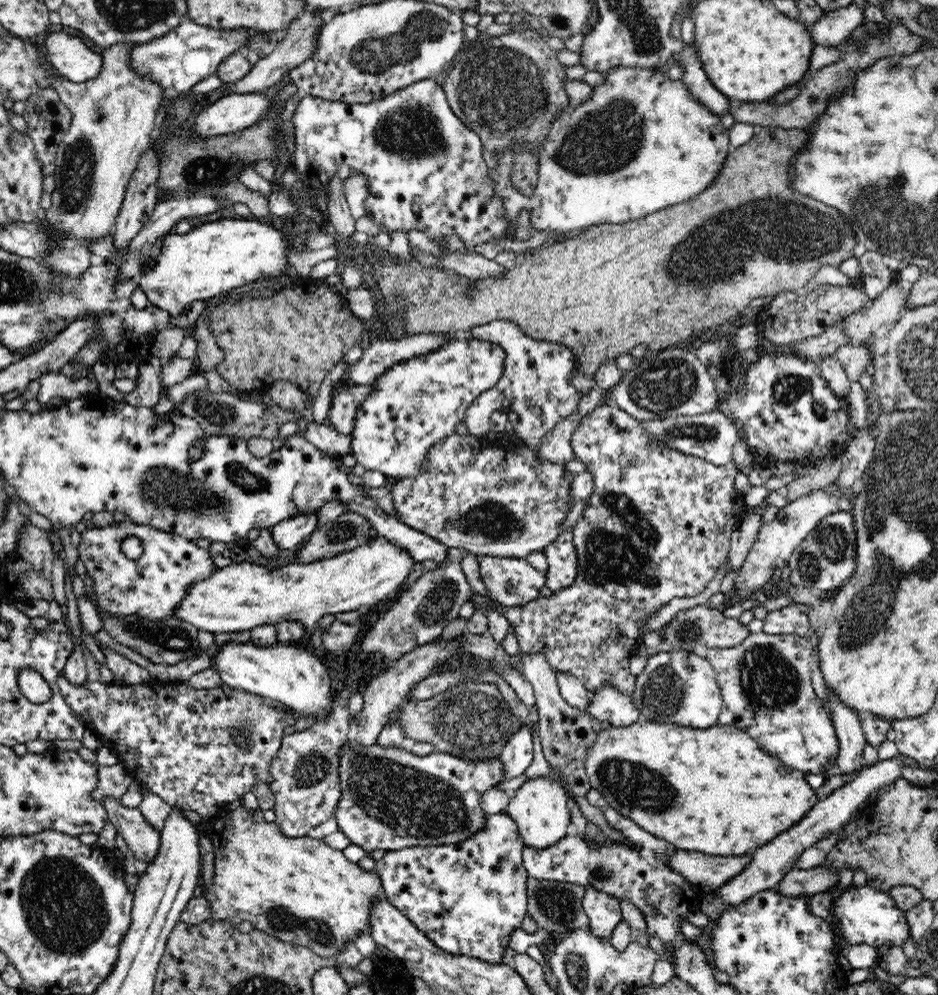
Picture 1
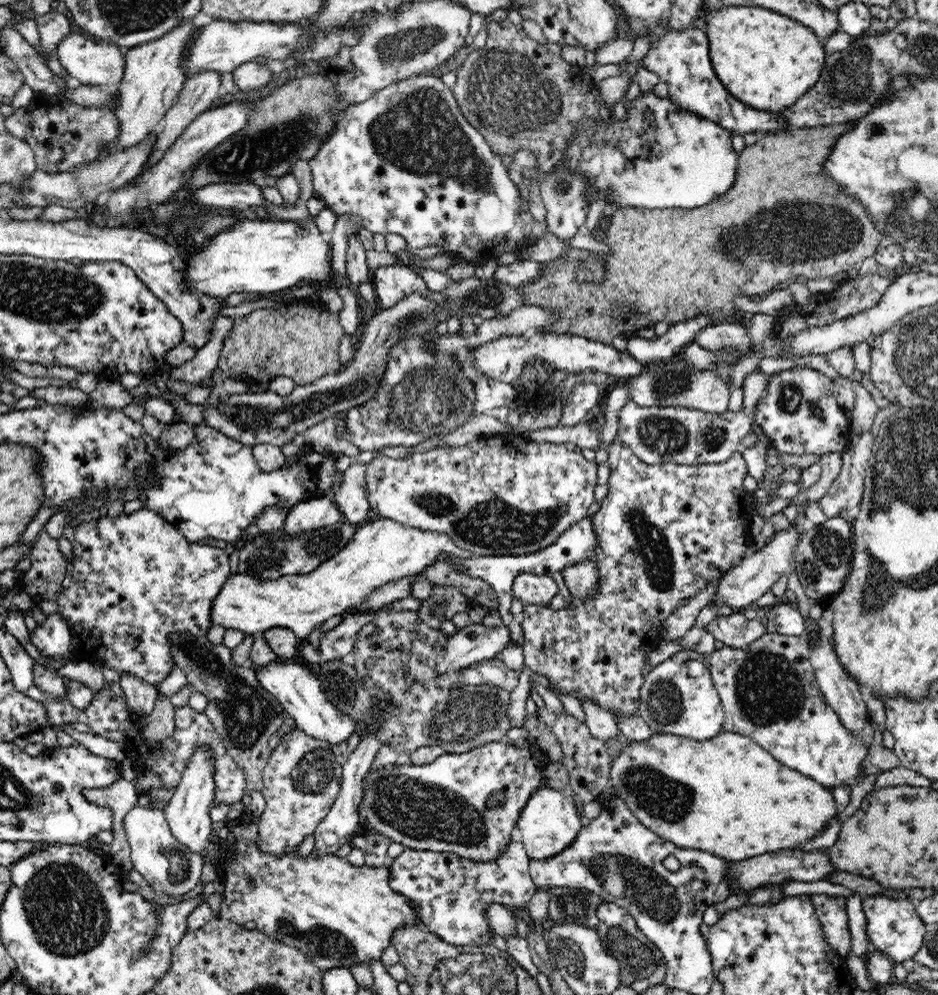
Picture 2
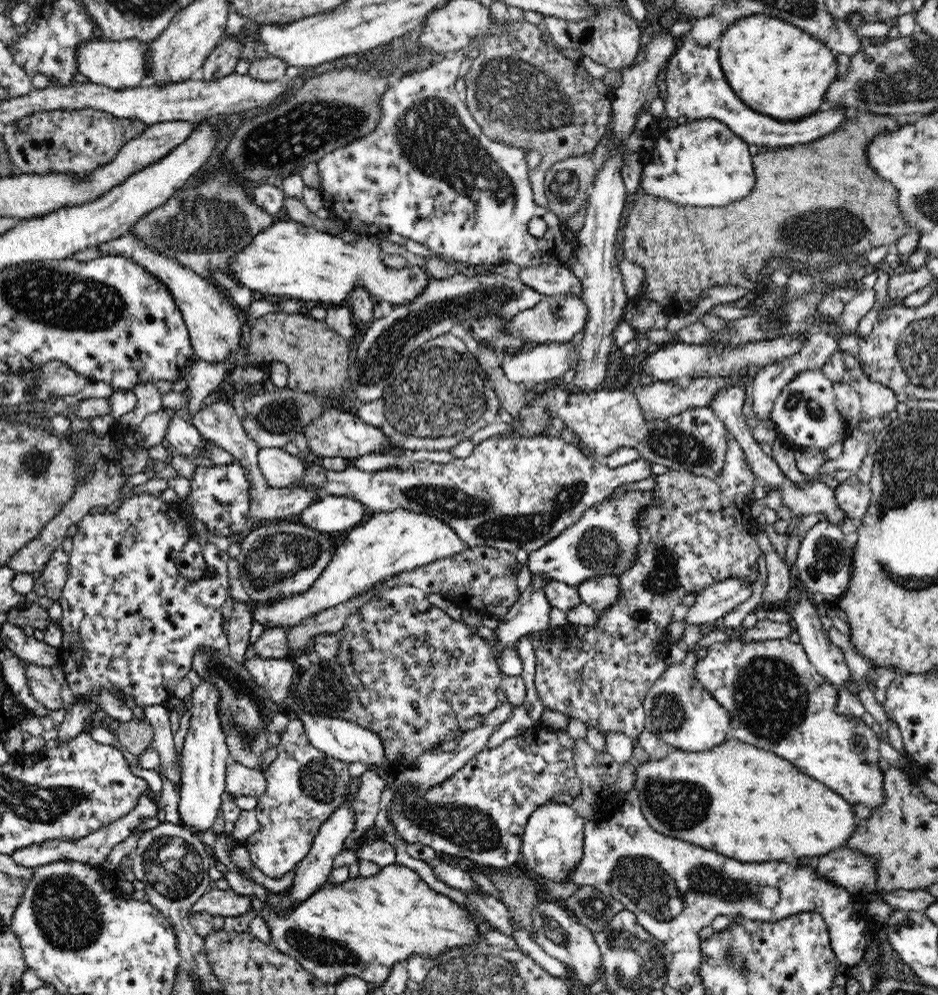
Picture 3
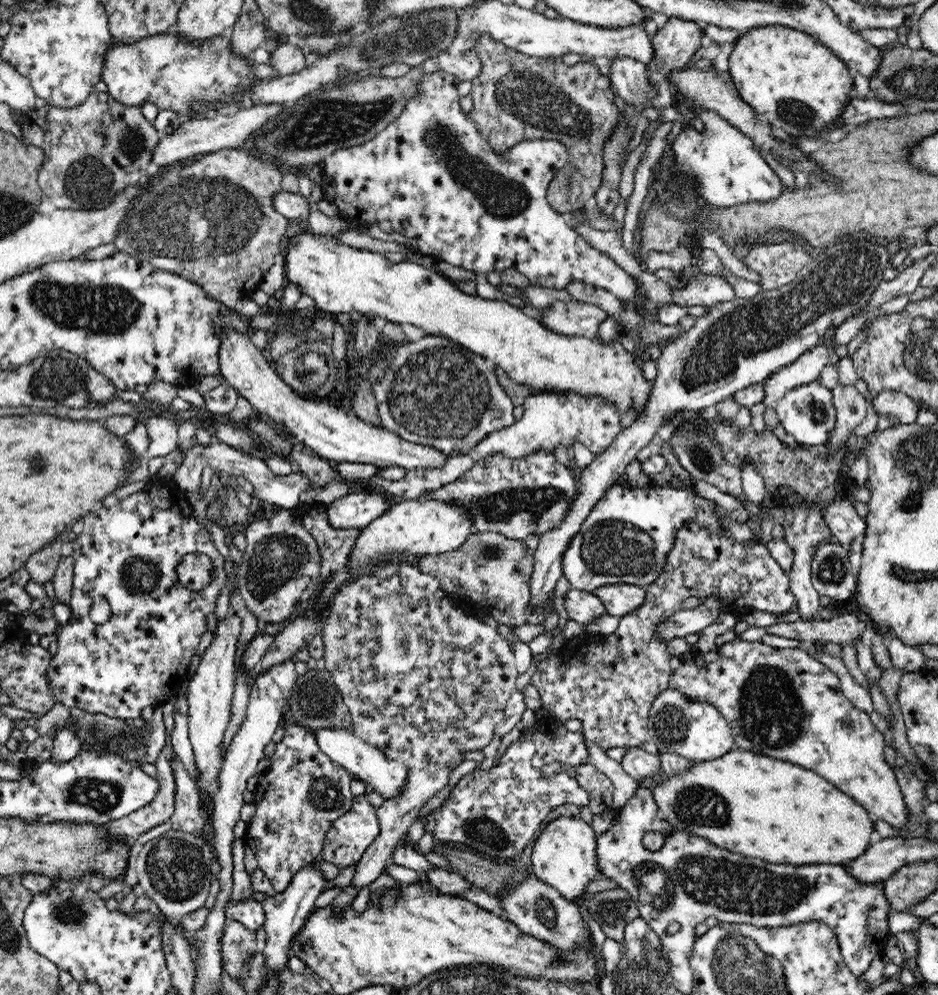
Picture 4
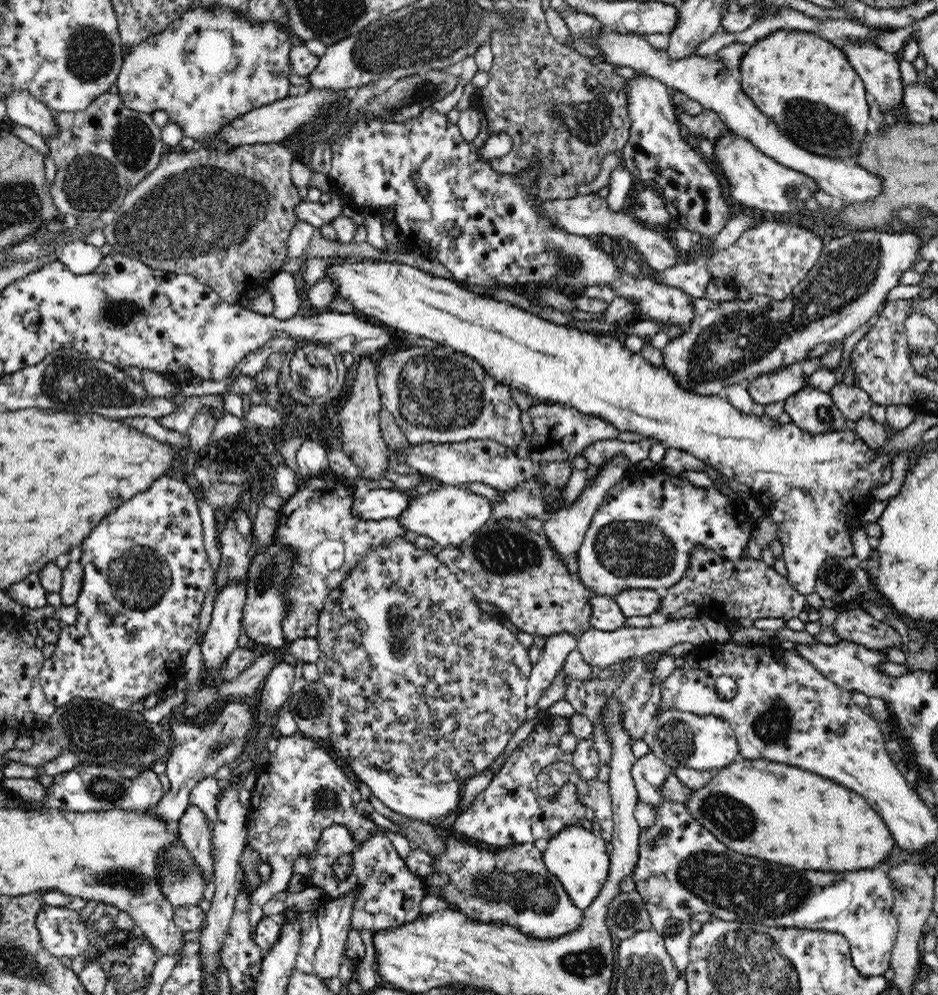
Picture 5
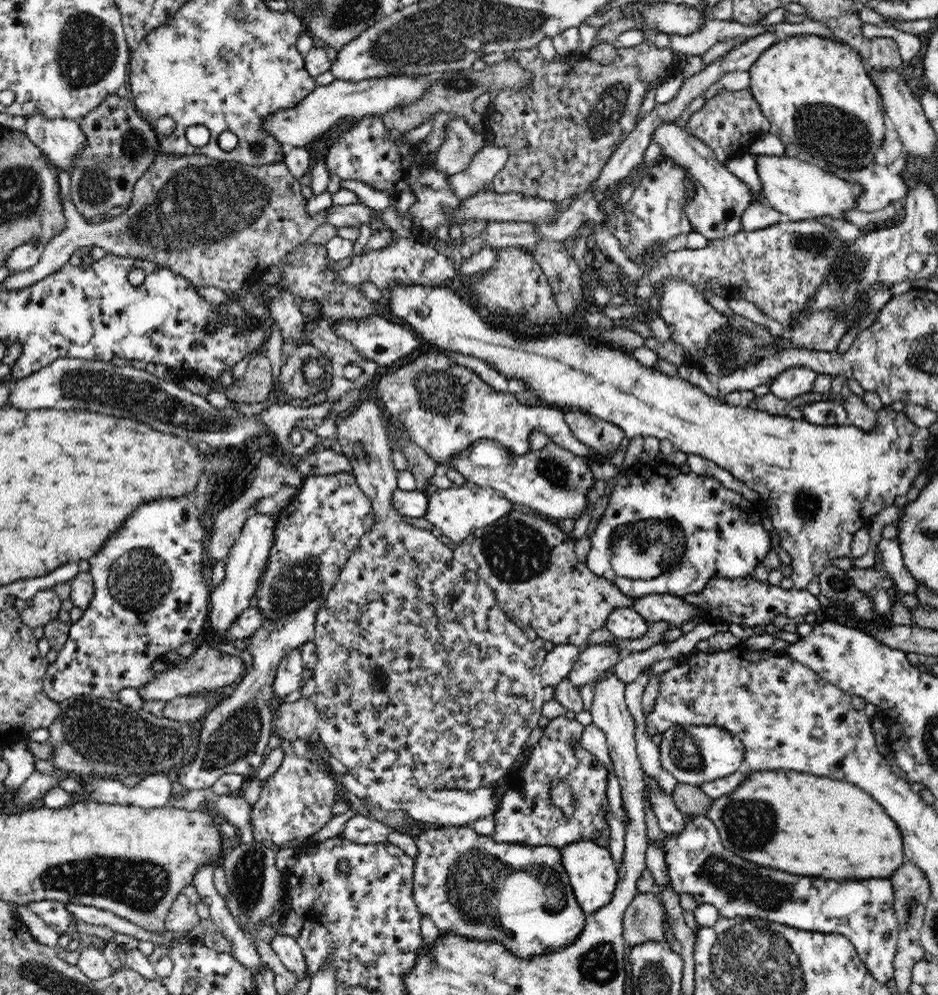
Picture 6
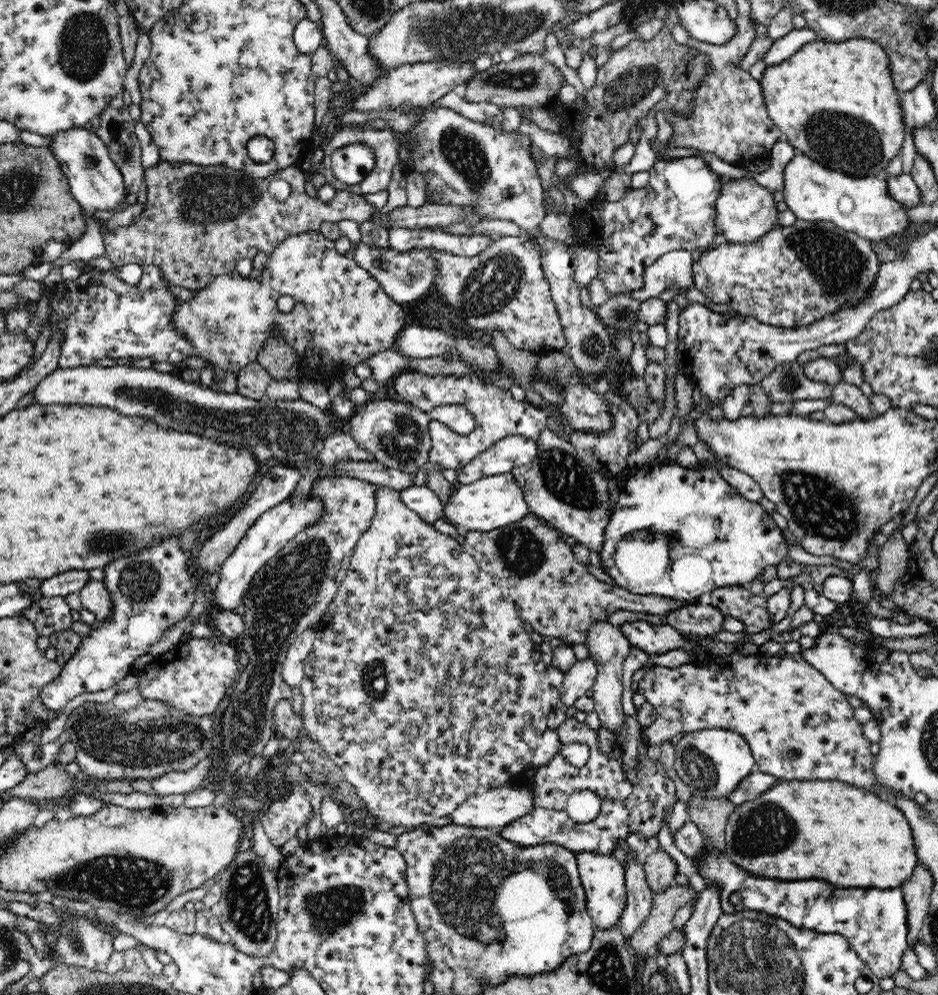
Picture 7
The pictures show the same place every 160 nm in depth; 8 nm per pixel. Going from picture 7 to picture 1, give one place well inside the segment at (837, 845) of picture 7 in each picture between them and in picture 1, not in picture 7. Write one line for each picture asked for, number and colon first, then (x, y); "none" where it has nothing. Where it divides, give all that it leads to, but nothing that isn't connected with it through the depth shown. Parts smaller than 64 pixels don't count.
1: (715, 790)
2: (728, 796)
3: (761, 808)
4: (756, 806)
5: (772, 811)
6: (796, 822)

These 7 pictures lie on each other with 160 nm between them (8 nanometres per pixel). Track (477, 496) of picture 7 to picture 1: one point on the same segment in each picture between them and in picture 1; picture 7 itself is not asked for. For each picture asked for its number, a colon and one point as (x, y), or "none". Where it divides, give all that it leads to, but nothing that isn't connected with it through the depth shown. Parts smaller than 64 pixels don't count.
1: (238, 597)
2: (380, 551)
3: (387, 543)
4: (414, 528)
5: (449, 515)
6: (455, 512)

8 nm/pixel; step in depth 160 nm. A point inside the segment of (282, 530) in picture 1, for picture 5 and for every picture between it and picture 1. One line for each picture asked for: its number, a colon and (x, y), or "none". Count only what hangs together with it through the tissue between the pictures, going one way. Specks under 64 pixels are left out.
2: (313, 513)
3: (331, 514)
4: (358, 509)
5: (376, 504)

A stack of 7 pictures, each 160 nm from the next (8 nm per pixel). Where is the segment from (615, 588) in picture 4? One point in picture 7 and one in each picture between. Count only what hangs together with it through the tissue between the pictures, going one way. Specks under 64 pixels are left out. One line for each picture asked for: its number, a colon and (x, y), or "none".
5: (633, 602)
6: (676, 611)
7: (693, 618)

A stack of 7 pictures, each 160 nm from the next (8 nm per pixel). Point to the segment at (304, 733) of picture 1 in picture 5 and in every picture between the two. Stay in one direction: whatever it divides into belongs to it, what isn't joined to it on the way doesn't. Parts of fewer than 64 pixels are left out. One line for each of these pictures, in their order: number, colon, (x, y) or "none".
2: (302, 778)
3: (305, 786)
4: (303, 792)
5: (301, 791)

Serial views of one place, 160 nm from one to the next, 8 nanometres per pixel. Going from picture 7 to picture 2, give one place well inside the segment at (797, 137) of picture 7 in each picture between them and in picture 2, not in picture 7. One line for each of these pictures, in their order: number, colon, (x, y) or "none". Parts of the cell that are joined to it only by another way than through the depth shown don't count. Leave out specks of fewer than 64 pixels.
2: (766, 60)
3: (777, 69)
4: (801, 86)
5: (804, 83)
6: (816, 92)

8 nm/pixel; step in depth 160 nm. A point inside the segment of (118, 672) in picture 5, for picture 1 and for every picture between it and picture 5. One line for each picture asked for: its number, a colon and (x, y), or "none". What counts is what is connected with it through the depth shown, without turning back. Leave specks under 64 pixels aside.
1: (152, 586)
2: (136, 579)
3: (131, 623)
4: (127, 553)

